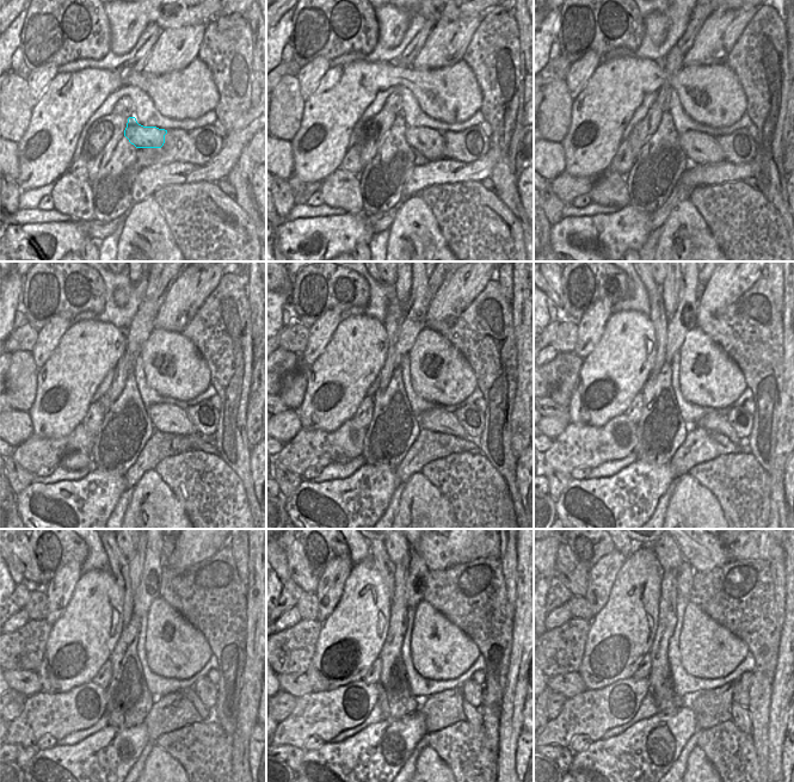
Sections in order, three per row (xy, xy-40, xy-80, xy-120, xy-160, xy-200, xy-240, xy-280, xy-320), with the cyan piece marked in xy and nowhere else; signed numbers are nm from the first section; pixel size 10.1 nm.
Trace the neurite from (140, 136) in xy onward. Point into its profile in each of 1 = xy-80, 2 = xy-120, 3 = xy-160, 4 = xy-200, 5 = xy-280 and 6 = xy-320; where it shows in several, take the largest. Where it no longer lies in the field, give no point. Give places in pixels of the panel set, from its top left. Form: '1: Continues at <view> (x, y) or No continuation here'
1: Continues at xy-80 (700, 148)
2: Continues at xy-120 (166, 418)
3: Continues at xy-160 (436, 419)
4: Continues at xy-200 (713, 422)
5: Continues at xy-280 (474, 716)
6: Continues at xy-320 (742, 719)

